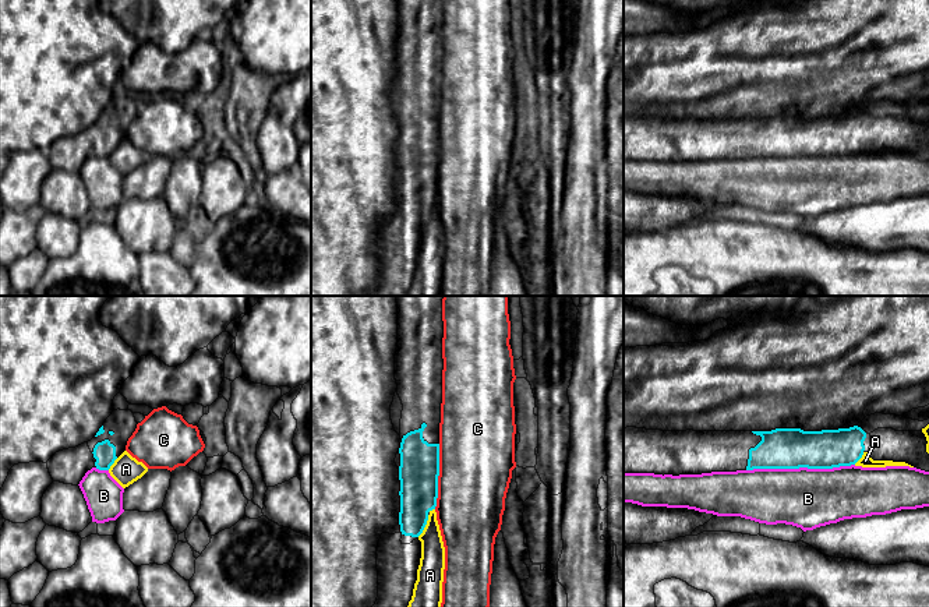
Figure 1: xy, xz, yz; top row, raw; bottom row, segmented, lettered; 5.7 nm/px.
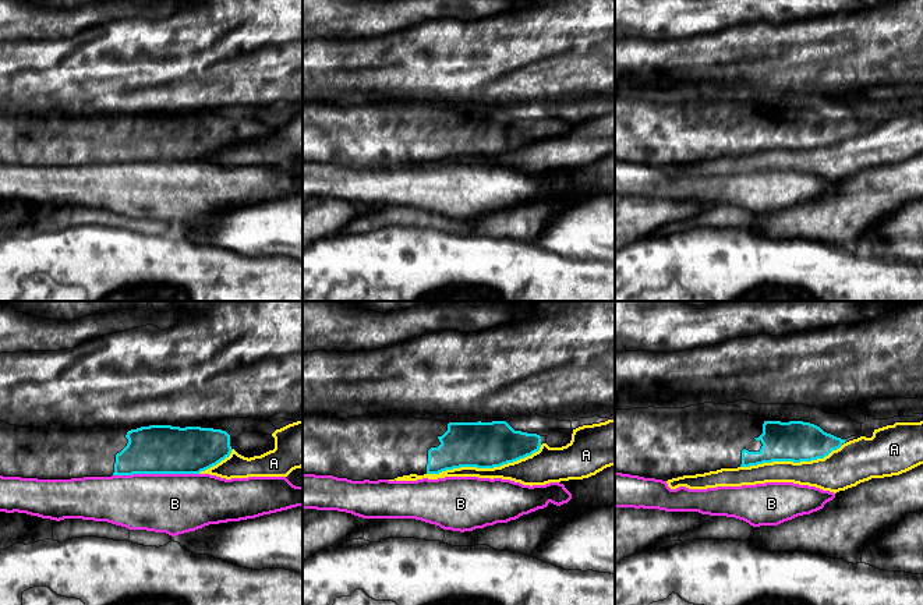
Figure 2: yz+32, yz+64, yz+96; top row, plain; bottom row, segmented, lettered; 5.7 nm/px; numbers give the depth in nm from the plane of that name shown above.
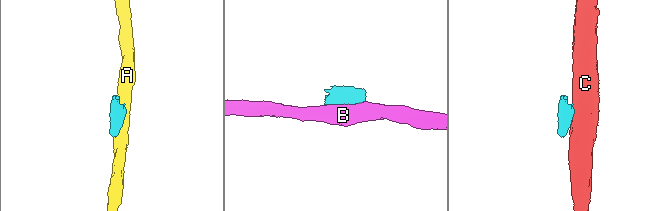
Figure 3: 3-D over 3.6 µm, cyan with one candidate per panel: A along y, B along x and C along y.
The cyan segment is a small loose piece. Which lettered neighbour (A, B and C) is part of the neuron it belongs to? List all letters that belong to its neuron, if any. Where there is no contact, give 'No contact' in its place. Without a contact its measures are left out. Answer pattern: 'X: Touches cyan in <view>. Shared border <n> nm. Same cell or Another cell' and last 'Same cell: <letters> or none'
A: Touches cyan in xz. Shared border 140 nm. Another cell
B: Touches cyan in yz. Shared border 650 nm. Another cell
C: Touches cyan in xz. Shared border 380 nm. Another cell
Same cell: none

